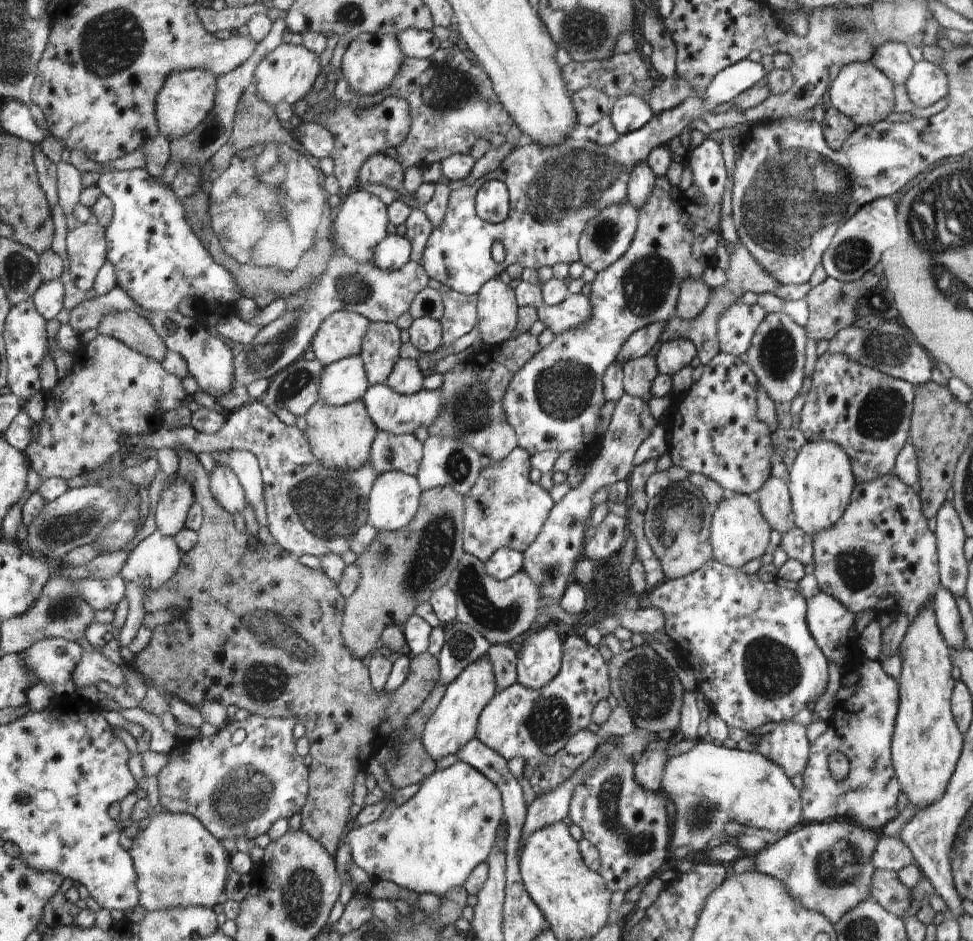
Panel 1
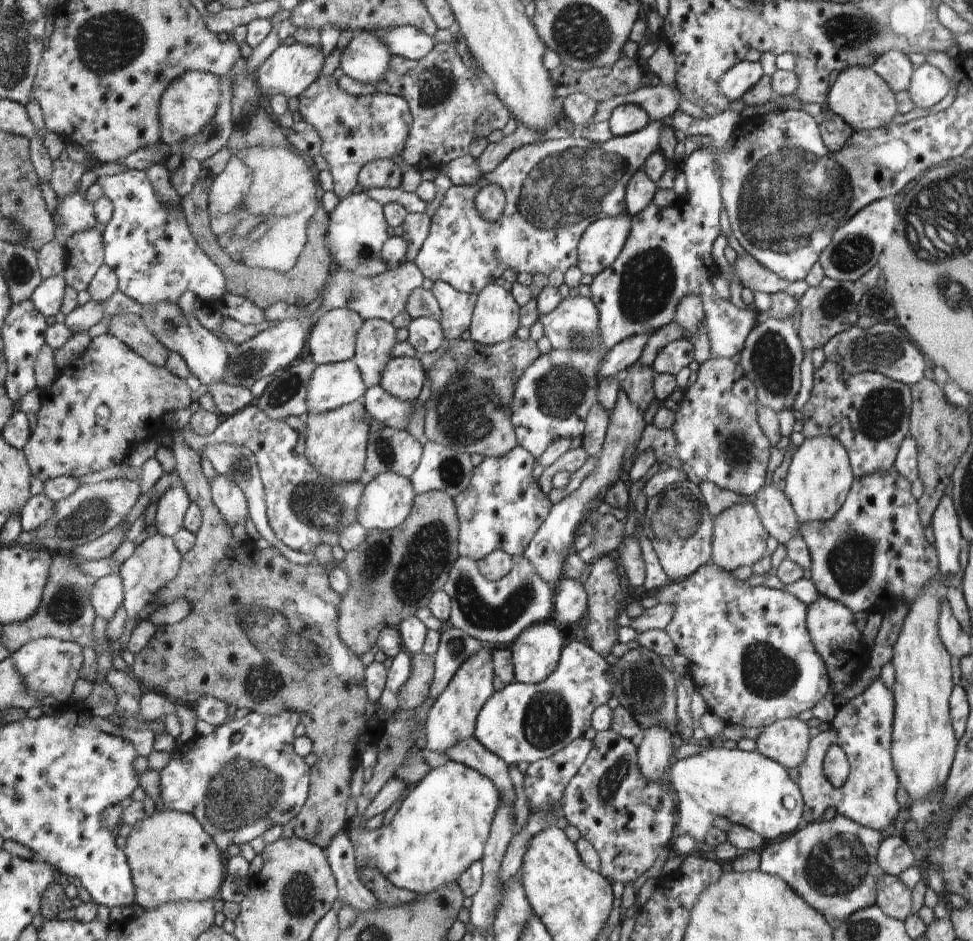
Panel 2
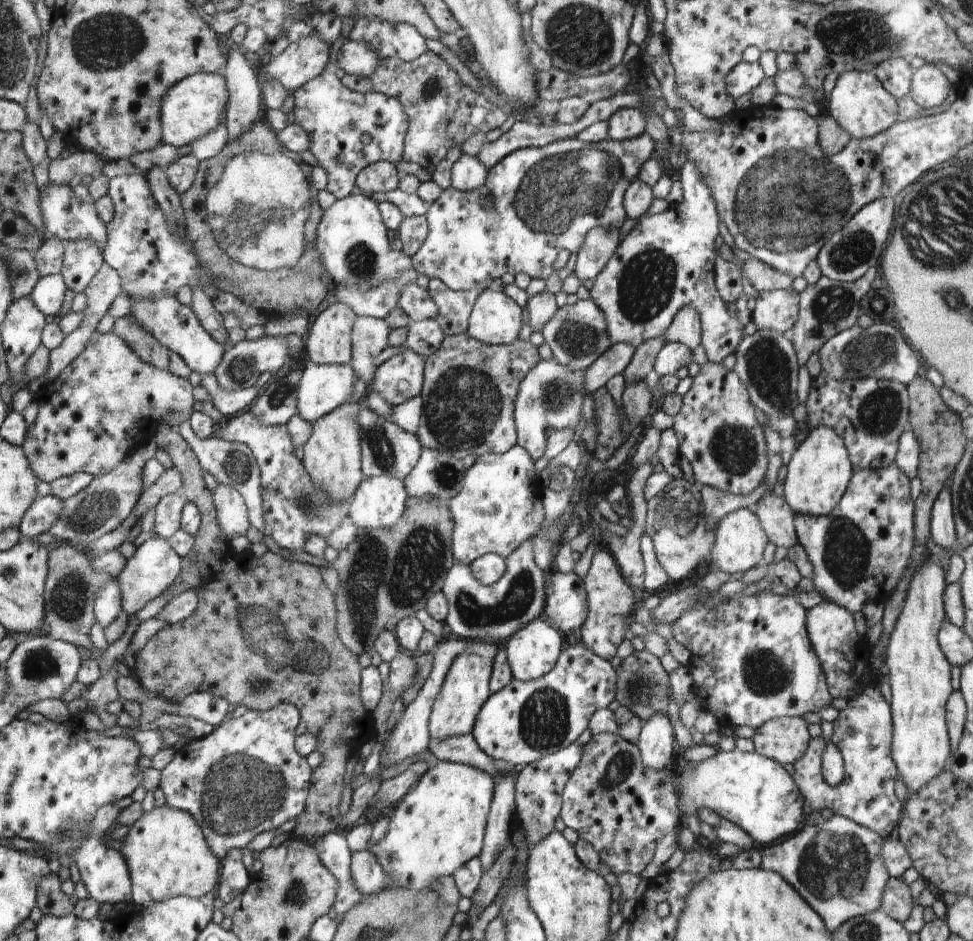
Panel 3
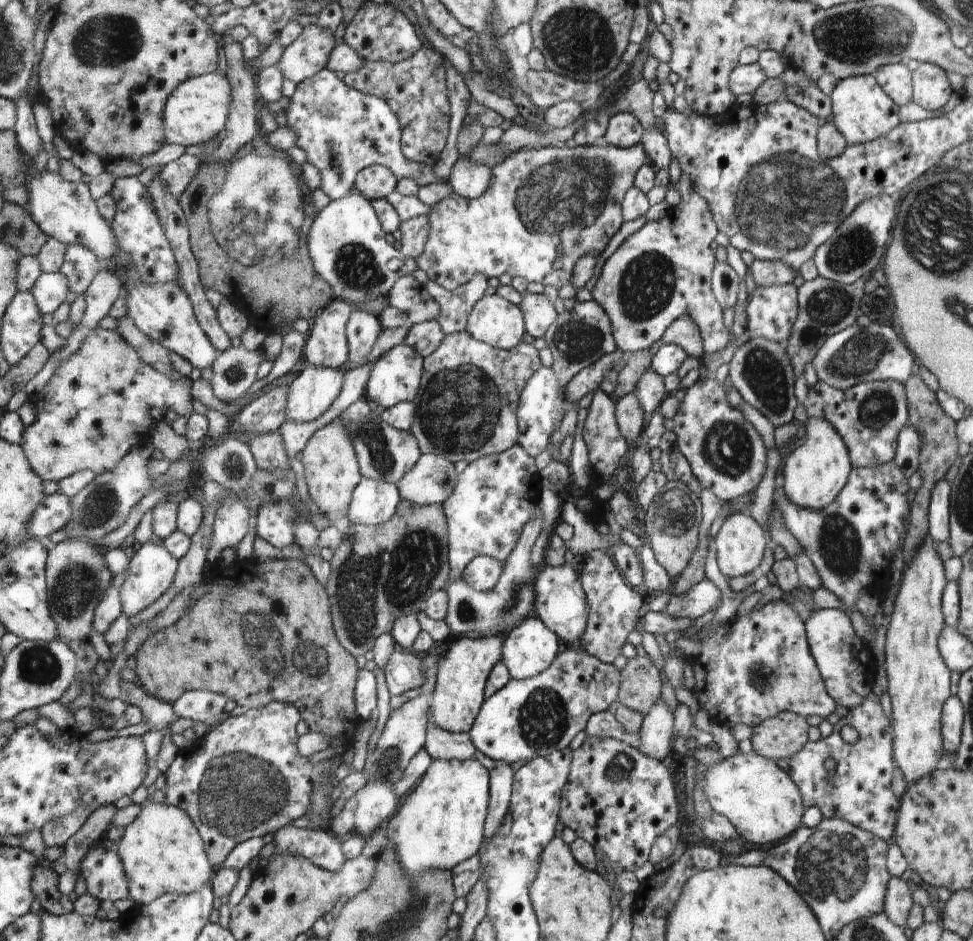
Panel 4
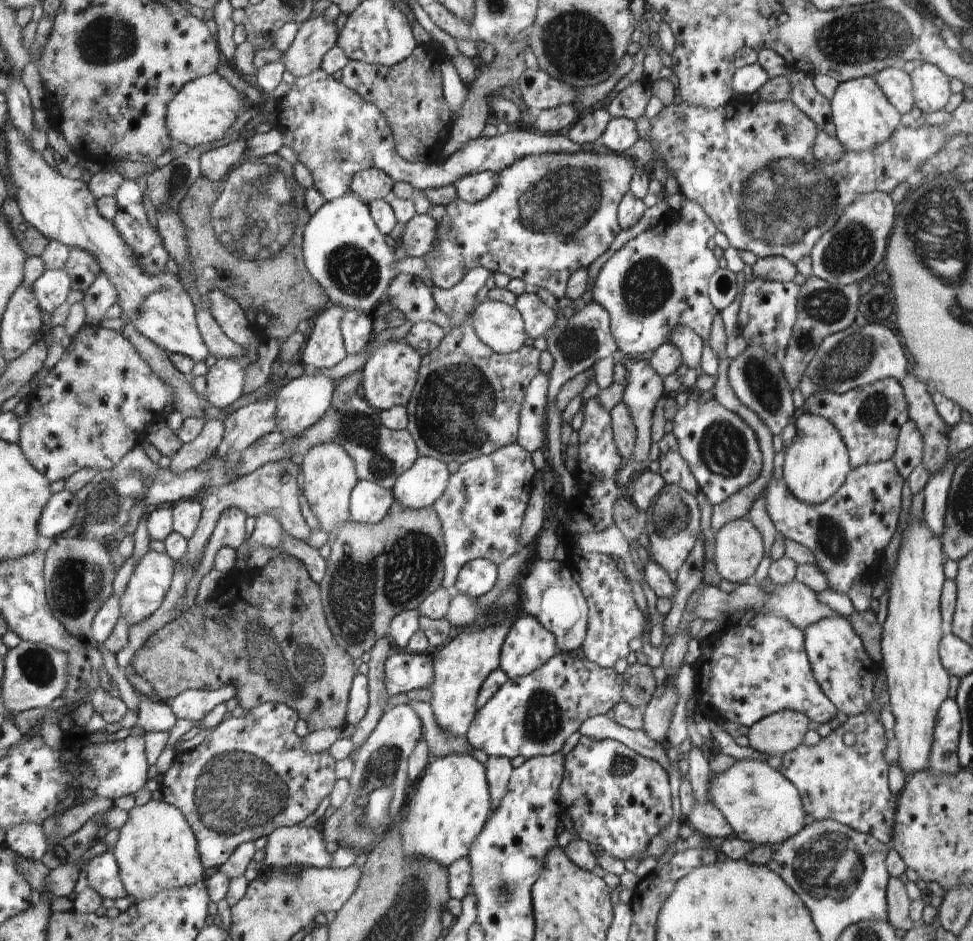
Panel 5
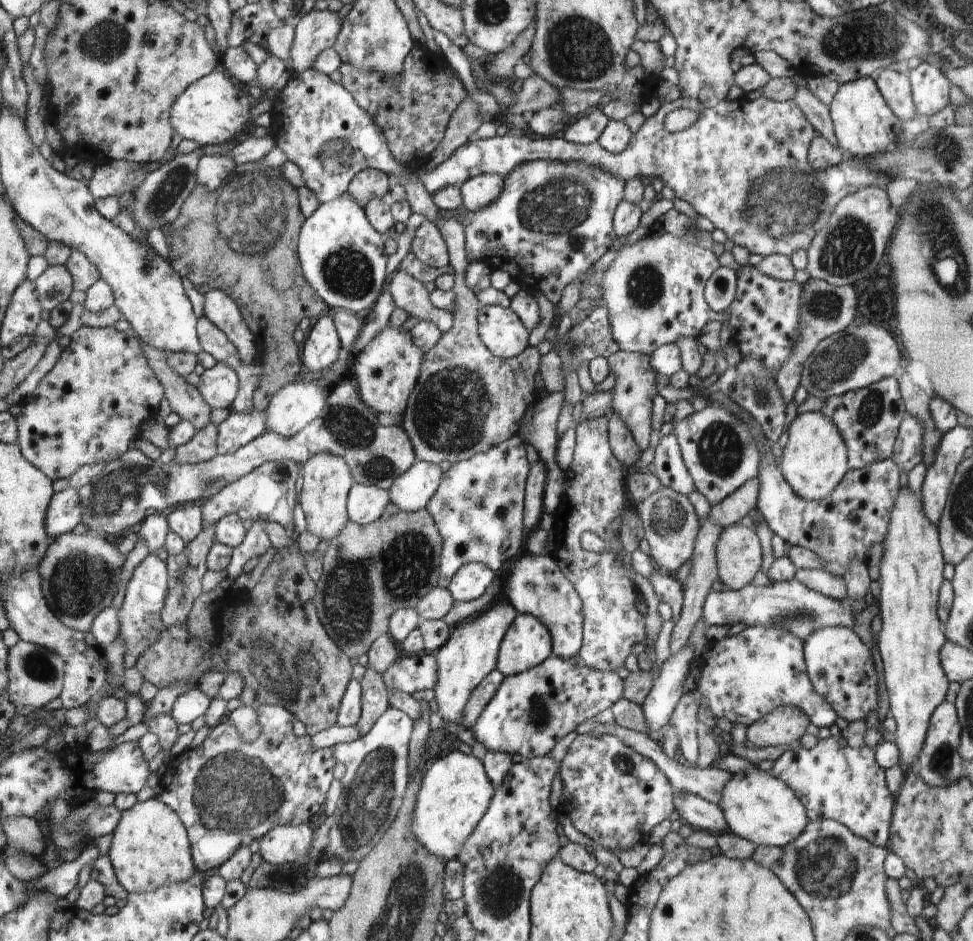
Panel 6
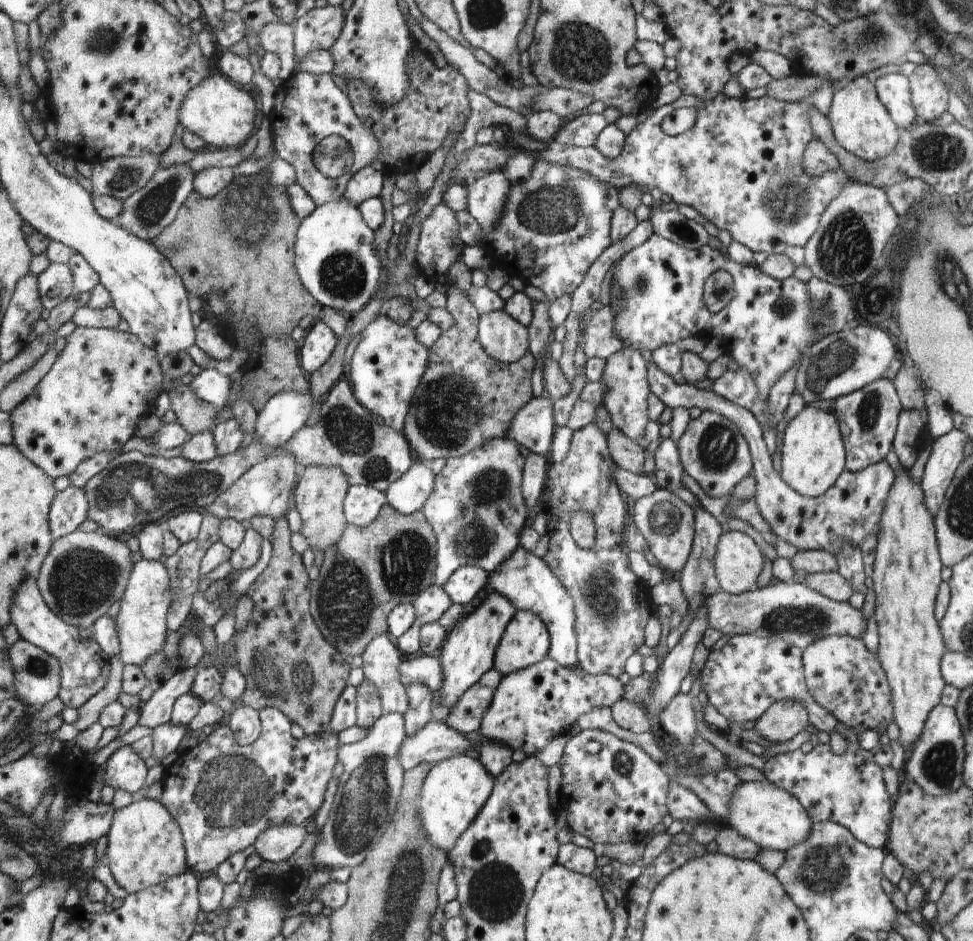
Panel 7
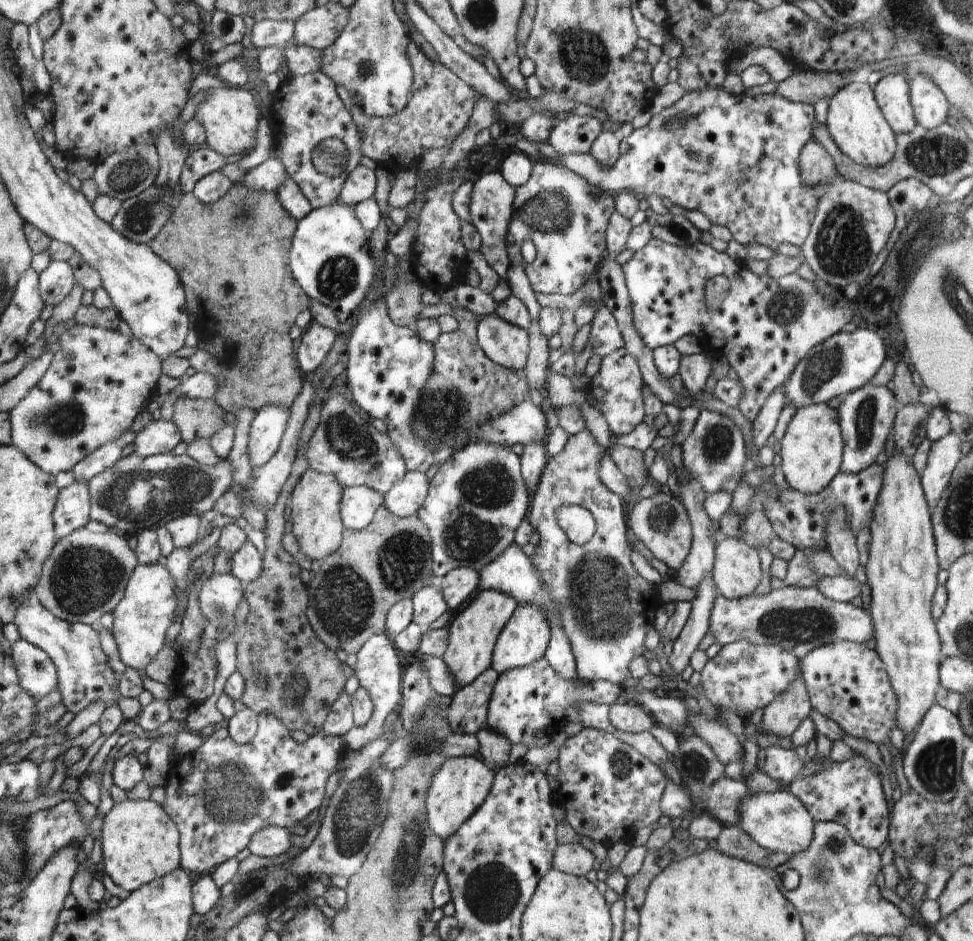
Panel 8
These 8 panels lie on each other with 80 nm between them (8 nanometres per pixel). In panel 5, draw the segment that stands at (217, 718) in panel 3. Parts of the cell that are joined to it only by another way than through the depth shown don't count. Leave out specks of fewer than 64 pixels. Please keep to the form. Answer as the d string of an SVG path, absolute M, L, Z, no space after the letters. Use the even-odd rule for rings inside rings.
M232 685L221 686L220 689L190 689L177 694L170 700L170 707L174 716L182 720L192 720L198 723L217 704L228 702L236 694L236 687Z

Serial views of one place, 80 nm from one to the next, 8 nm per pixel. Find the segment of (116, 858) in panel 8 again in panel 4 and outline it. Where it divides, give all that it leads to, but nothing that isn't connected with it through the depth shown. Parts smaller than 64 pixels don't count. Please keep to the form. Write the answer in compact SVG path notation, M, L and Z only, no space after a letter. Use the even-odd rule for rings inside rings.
M151 802L146 808L141 808L135 816L134 822L125 826L124 835L119 842L118 851L122 858L125 873L129 881L129 898L136 905L149 905L158 897L166 893L190 894L208 884L212 880L212 865L206 856L204 843L198 830L188 814L181 807L164 803Z

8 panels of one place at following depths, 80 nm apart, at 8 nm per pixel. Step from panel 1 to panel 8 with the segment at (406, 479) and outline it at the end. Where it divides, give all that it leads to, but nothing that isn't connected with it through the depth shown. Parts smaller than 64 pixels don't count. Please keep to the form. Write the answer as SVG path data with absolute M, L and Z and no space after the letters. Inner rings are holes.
M356 485L344 488L341 498L341 518L346 529L362 530L368 527L384 504L384 496L373 488Z

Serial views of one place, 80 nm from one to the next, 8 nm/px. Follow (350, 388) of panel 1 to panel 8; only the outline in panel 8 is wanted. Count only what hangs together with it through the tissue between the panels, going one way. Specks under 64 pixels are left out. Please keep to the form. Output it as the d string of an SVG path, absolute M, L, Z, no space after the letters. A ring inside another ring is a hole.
M266 405L255 415L249 426L249 439L247 442L248 458L252 469L266 464L266 462L276 454L282 438L281 434L284 432L286 423L288 422L288 417L288 407L277 407L272 405Z

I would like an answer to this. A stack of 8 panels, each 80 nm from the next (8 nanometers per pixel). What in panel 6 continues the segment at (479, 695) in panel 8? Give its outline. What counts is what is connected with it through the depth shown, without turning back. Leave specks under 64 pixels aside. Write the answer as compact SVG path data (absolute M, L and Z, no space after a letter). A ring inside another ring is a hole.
M496 668L486 676L484 681L476 686L468 704L466 704L466 709L463 712L464 720L462 720L460 725L471 729L476 724L484 707L493 699L504 679L505 676Z

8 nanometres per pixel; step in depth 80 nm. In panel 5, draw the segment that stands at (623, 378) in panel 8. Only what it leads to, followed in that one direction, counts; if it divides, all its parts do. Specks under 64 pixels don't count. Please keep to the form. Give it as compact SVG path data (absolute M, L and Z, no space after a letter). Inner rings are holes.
M620 349L614 352L612 356L615 360L615 364L621 362L624 364L624 368L626 368L625 387L620 401L626 405L632 422L636 427L635 447L632 460L644 462L644 460L648 459L648 453L652 443L653 412L658 400L660 400L662 395L666 395L666 392L663 387L663 378L653 369L649 360L625 358L624 356L625 354Z

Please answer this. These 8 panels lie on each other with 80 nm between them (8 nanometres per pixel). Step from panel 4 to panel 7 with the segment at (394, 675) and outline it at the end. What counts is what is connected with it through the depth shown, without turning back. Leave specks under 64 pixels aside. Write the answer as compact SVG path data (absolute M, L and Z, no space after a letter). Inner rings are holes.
M437 654L418 656L412 660L404 659L399 664L399 671L404 686L412 681L420 681L422 684L428 685L434 694L439 692L445 681Z

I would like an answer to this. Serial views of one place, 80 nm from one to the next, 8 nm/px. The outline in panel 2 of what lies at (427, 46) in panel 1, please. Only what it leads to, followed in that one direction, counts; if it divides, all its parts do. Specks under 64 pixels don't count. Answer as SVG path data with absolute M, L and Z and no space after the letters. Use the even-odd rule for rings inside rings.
M410 25L392 30L374 30L374 33L382 38L382 42L386 42L396 58L400 56L409 60L421 60L437 46L434 35L425 34Z

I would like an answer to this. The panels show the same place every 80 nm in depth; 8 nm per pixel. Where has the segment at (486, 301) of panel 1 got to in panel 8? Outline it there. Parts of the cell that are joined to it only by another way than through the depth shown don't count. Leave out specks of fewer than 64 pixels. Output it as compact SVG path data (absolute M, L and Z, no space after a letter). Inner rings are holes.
M496 314L482 318L476 337L485 354L500 366L519 371L526 364L528 334Z

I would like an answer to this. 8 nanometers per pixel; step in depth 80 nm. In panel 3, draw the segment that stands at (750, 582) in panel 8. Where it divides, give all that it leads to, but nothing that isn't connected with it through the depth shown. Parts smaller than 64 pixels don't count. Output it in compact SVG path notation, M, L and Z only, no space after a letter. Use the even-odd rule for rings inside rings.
M748 508L730 512L716 526L716 541L713 554L710 554L712 556L711 560L714 561L714 564L720 571L728 574L749 571L762 560L764 546L768 544L769 540L764 532L765 530L761 527L761 522L757 515L748 510Z

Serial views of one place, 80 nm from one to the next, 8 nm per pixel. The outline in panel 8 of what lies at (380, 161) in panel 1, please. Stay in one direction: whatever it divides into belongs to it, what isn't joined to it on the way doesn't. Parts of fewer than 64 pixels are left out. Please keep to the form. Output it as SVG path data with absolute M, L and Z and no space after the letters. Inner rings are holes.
M358 164L346 179L341 190L340 202L348 207L354 207L359 202L374 196L376 190L376 174L374 169Z

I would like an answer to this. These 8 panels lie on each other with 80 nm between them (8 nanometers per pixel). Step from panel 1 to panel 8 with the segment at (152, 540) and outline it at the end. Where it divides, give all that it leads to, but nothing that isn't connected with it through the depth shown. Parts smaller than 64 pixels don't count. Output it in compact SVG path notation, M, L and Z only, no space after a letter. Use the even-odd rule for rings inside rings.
M138 563L132 571L121 601L113 610L112 636L122 662L130 668L144 670L164 646L166 630L177 614L175 580L168 569L156 564Z

